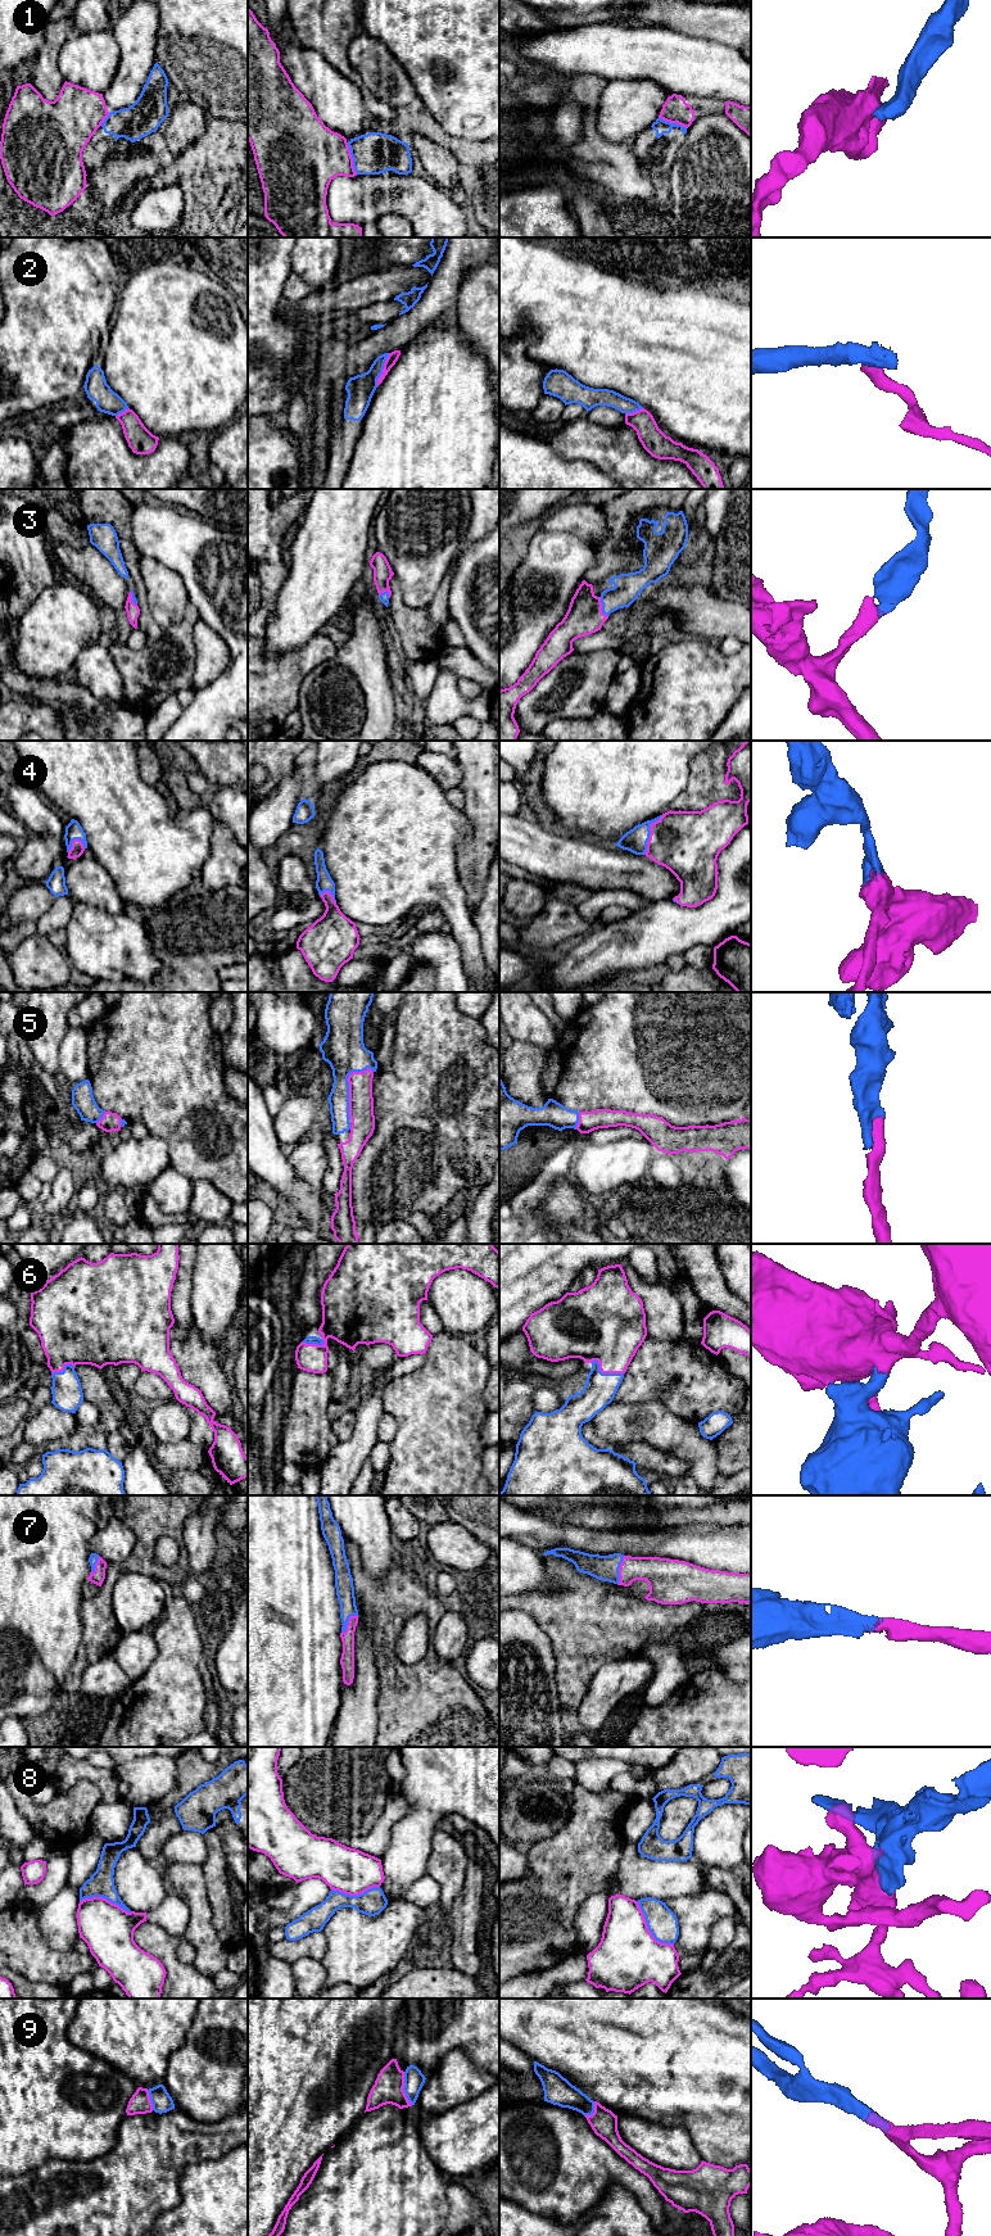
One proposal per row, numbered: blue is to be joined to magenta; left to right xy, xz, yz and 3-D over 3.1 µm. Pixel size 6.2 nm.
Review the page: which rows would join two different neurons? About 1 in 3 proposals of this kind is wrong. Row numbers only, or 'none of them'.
1, 2, 8

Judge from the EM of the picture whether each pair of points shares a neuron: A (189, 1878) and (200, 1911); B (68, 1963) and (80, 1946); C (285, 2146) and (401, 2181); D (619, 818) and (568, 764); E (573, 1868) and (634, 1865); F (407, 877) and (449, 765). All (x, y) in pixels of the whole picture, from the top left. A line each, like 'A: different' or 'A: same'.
A: same
B: different
C: different
D: same
E: different
F: different

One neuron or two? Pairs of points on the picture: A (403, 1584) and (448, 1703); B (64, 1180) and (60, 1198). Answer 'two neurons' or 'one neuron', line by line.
A: one neuron
B: one neuron

